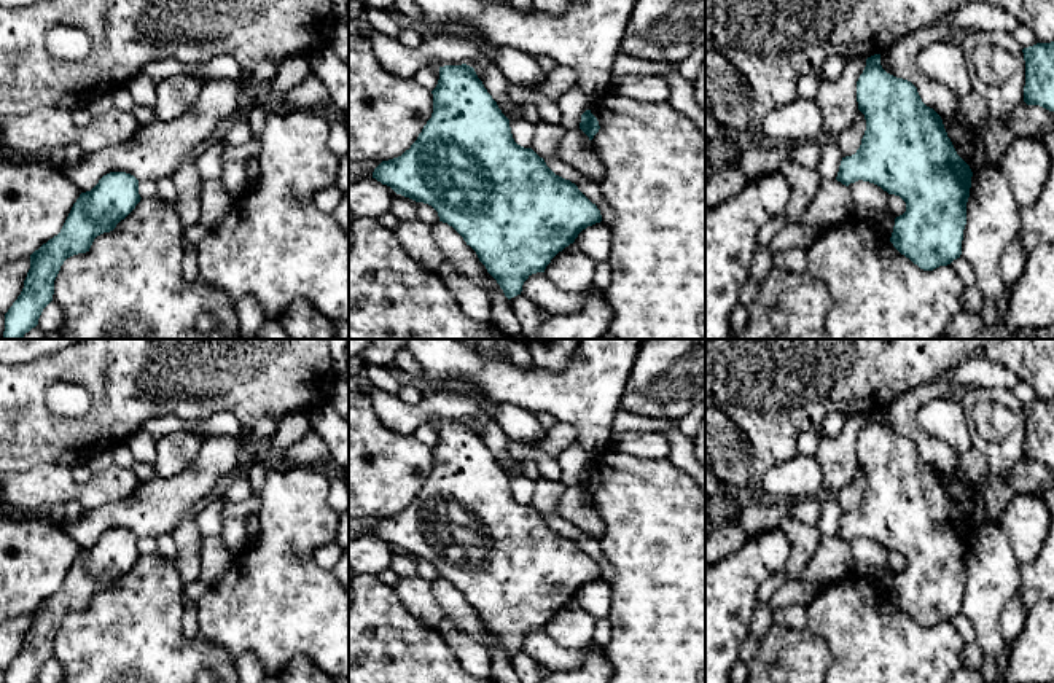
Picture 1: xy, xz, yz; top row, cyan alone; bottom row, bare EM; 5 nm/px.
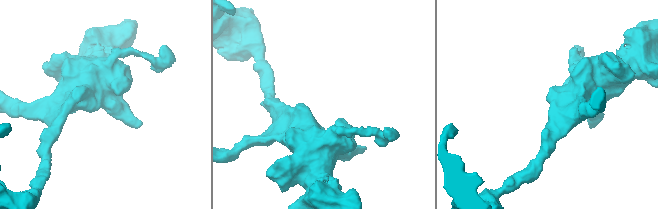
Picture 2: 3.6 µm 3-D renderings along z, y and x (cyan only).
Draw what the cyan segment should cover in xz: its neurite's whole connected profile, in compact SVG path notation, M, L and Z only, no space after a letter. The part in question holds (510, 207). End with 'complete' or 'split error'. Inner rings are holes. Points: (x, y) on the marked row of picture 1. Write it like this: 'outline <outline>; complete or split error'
outline M439 67L433 94L433 113L417 140L401 156L382 161L373 178L390 186L396 194L431 205L439 221L452 226L470 245L487 272L497 280L508 299L521 295L524 282L545 272L551 260L575 242L578 234L602 221L600 210L575 183L556 175L532 148L517 145L509 119L484 88L473 67Z; complete

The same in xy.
outline M110 172L91 191L80 194L61 232L30 255L30 269L24 280L24 288L5 314L3 339L22 339L25 333L38 325L43 309L53 301L54 280L64 261L73 255L89 252L94 239L113 231L135 209L140 199L139 180L126 172Z; complete

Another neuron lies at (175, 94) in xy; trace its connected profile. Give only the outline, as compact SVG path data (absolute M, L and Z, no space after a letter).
M175 75L156 84L154 118L172 121L182 116L197 99L204 81L193 75Z

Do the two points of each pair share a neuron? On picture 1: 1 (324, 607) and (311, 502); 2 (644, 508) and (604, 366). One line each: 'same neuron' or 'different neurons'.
1: same neuron
2: different neurons

